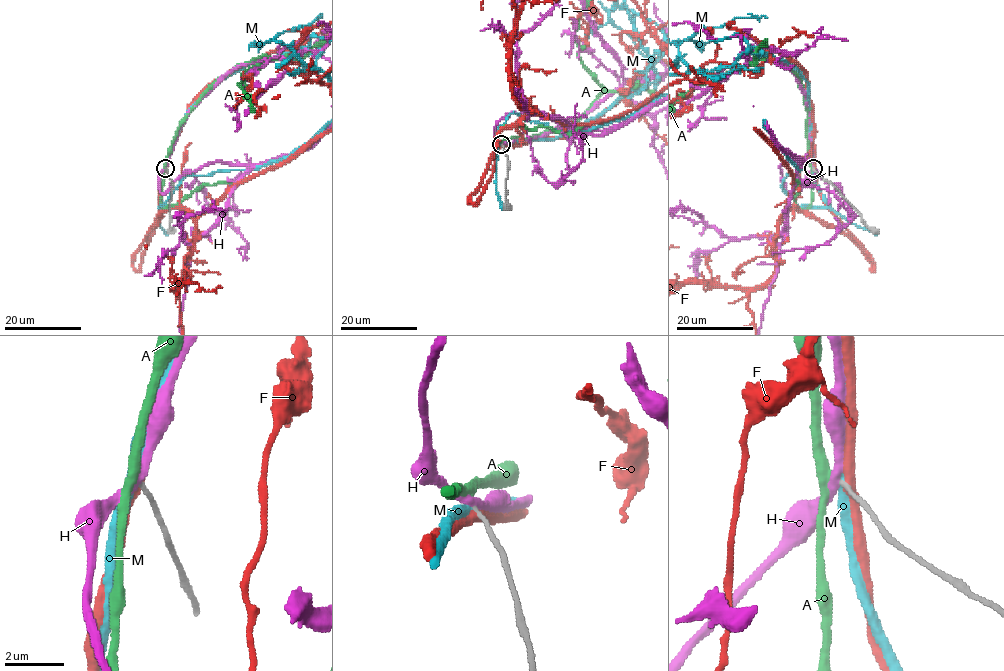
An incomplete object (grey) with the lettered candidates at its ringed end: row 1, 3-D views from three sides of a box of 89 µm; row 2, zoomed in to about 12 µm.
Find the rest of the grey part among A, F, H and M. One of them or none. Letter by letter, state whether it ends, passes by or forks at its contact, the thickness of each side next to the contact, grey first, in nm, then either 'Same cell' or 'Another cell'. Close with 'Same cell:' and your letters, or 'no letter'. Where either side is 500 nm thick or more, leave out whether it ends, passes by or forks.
A: It passes by. Thickness 140 nm (grey) against 320 nm. Same cell
F: It passes by. Thickness 160 nm (grey) against 340 nm. Another cell
H: It passes by. Thickness 140 nm (grey) against 280 nm. Another cell
M: It passes by. Thickness 150 nm (grey) against 380 nm. Another cell
Same cell: A

